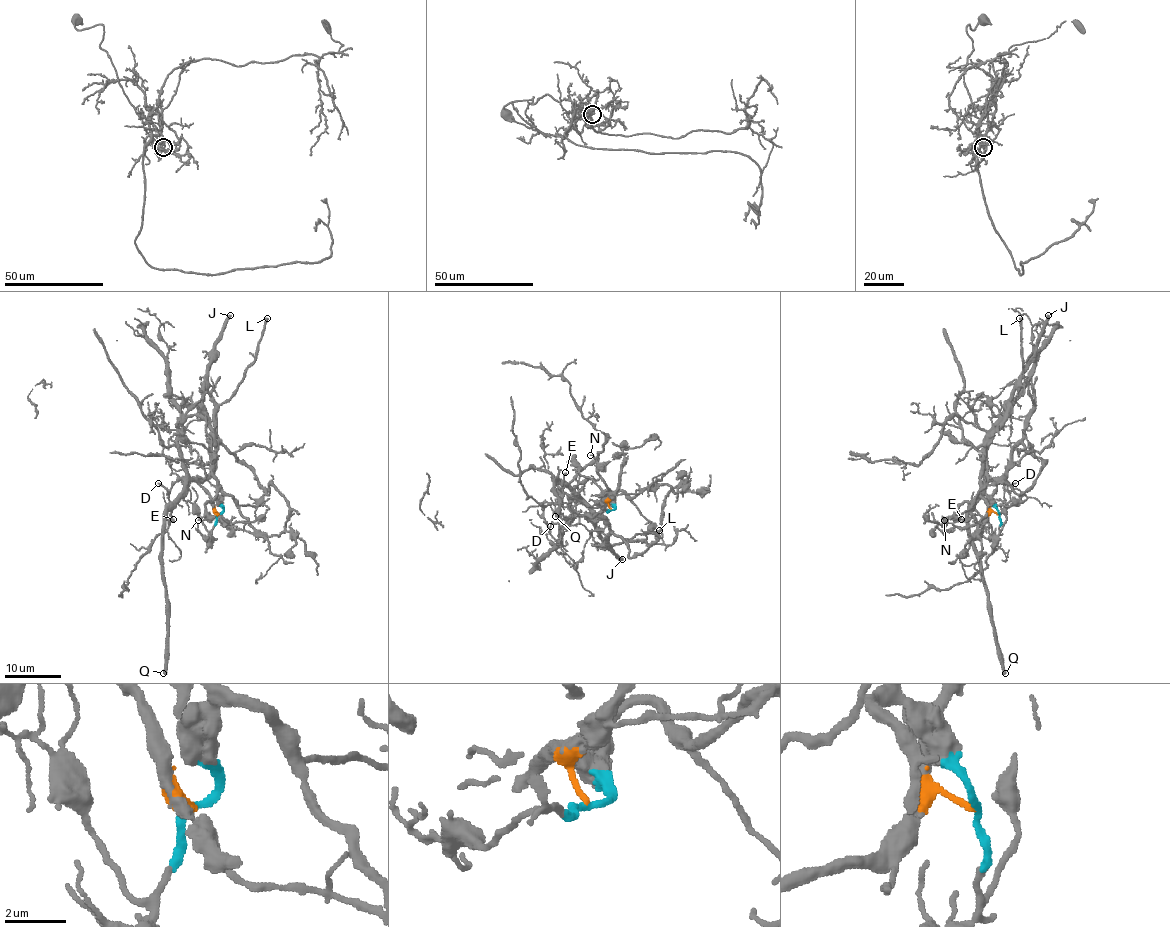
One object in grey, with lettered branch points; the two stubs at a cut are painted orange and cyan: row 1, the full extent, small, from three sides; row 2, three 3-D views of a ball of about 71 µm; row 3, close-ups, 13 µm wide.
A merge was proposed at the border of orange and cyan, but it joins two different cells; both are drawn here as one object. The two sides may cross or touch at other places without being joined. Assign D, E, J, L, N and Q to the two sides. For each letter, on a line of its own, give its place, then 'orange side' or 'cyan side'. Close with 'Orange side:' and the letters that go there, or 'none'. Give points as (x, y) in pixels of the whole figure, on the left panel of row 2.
D: (158, 483) | orange side
E: (173, 519) | orange side
J: (230, 315) | cyan side
L: (267, 318) | orange side
N: (198, 520) | cyan side
Q: (163, 673) | orange side
Orange side: D, E, L, Q

